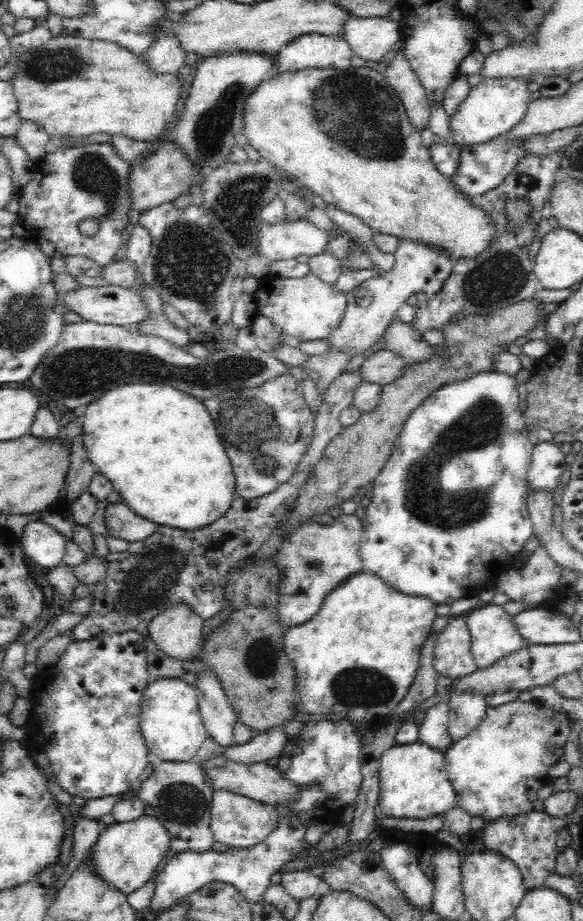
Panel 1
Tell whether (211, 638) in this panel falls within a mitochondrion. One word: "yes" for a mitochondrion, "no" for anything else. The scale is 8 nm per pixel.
no

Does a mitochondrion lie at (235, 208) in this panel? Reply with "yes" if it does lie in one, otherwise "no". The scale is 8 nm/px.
yes

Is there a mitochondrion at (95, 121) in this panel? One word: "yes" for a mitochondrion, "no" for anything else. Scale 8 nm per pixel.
no

